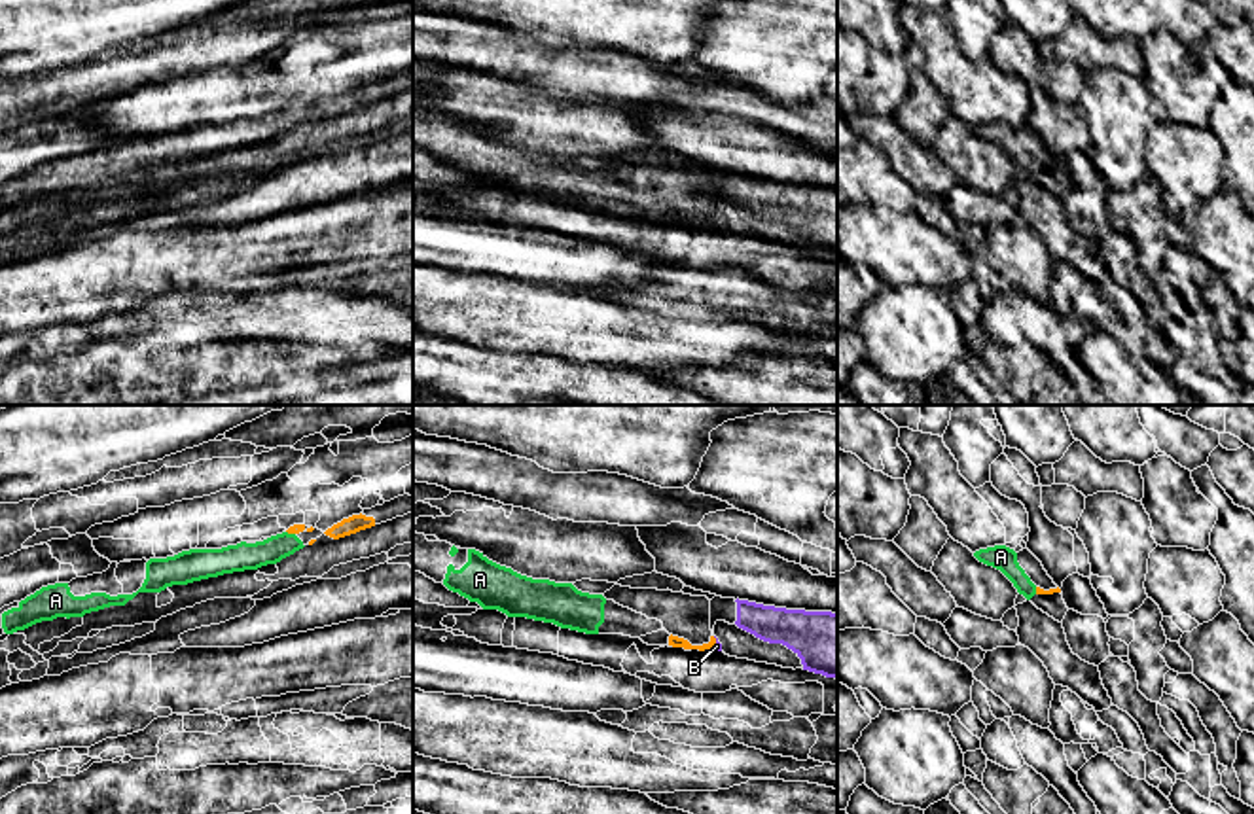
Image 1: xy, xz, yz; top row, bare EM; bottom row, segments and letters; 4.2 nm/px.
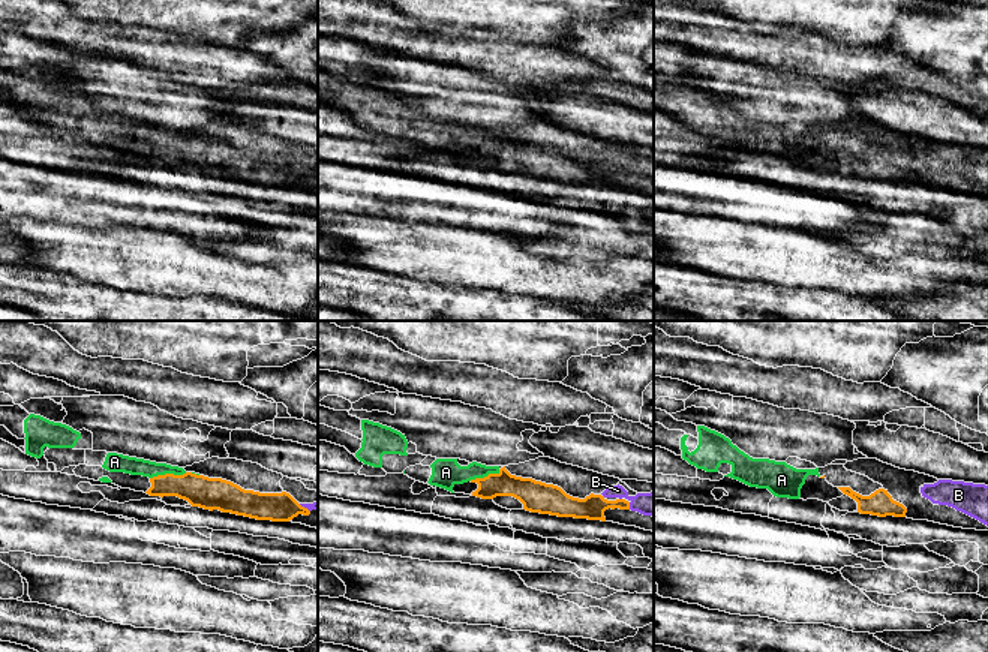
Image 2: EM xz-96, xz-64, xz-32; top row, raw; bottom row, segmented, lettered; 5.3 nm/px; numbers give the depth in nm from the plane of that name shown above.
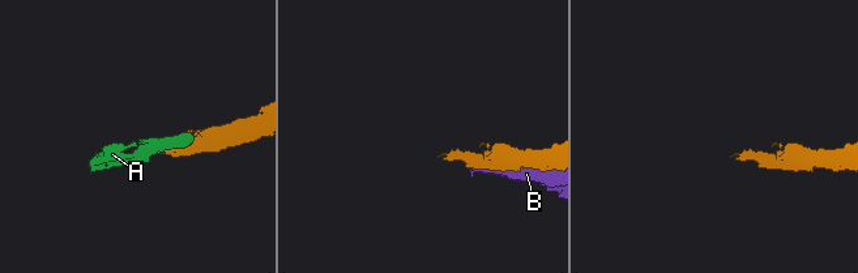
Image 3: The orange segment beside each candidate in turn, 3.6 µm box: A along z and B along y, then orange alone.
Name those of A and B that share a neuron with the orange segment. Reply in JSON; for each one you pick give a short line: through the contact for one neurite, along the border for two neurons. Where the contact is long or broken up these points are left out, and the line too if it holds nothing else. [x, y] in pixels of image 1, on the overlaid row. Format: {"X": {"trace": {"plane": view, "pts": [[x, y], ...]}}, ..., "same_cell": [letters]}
{"same_cell": ["A"]}

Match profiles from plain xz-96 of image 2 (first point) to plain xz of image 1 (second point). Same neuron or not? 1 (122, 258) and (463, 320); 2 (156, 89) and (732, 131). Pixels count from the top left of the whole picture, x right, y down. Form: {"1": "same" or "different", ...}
{"1": "same", "2": "different"}

